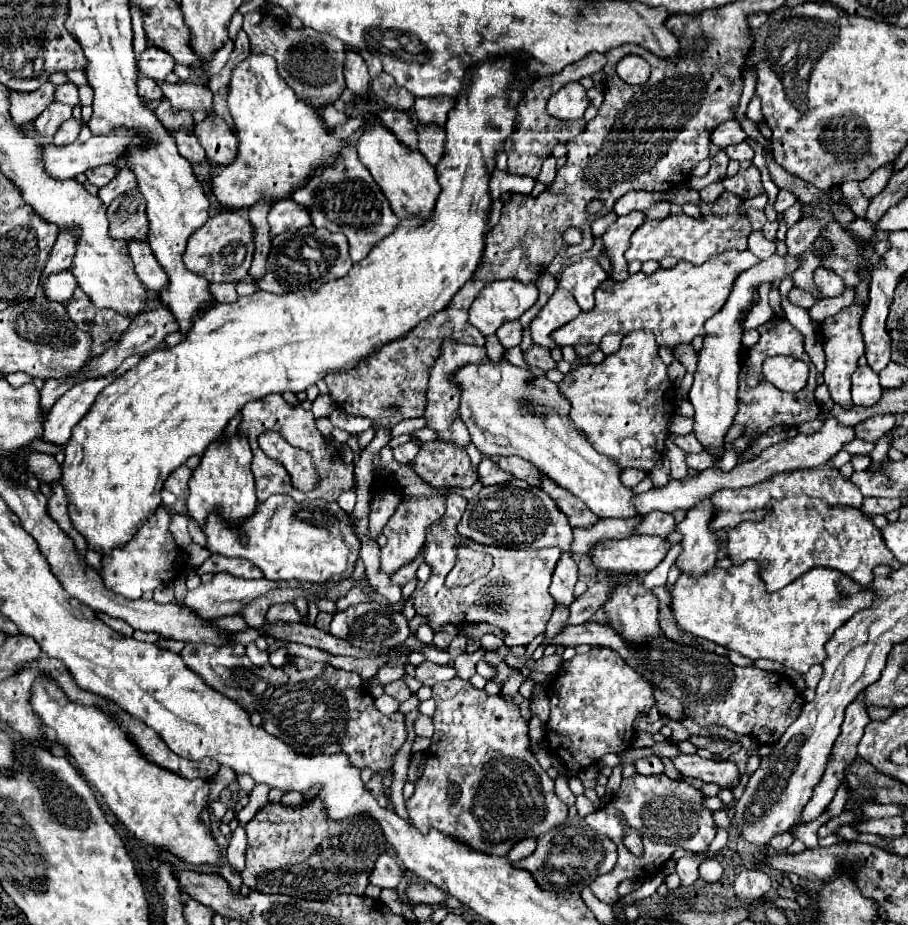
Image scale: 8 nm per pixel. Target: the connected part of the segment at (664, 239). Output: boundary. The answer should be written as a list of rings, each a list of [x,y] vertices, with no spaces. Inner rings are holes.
[[[722,192],[714,204],[702,202],[700,210],[706,220],[694,220],[686,214],[670,214],[664,220],[648,220],[630,238],[630,248],[626,250],[626,262],[632,260],[662,260],[666,256],[674,256],[678,260],[688,260],[692,264],[704,264],[706,260],[720,256],[728,250],[746,250],[746,242],[750,236],[750,222],[746,216],[738,214],[738,204],[742,200],[732,196],[730,192]]]

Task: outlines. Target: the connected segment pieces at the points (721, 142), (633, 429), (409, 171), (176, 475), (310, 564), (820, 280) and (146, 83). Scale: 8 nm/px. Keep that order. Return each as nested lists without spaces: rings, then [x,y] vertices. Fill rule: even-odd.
[[[728,120],[722,122],[720,126],[716,126],[716,130],[712,132],[712,142],[720,148],[726,148],[730,144],[740,144],[746,140],[744,130],[740,128],[740,124],[736,120]]]
[[[632,332],[630,336],[624,336],[622,346],[616,354],[606,356],[606,360],[598,366],[576,366],[558,386],[572,404],[570,418],[576,428],[586,434],[594,450],[612,458],[620,468],[640,468],[644,472],[650,472],[654,464],[664,458],[664,440],[668,438],[666,424],[672,414],[672,402],[668,400],[670,380],[666,376],[666,366],[658,356],[658,346],[652,332]]]
[[[364,114],[362,122],[362,136],[356,142],[358,158],[360,162],[370,170],[376,184],[384,192],[384,196],[390,200],[390,206],[398,218],[410,218],[410,216],[428,216],[432,212],[434,202],[440,194],[440,186],[436,182],[434,166],[426,160],[424,154],[418,150],[406,148],[390,128],[386,128],[380,118],[372,114]]]
[[[184,464],[184,466],[176,468],[168,476],[168,480],[164,482],[164,488],[170,490],[170,492],[174,492],[180,500],[186,500],[188,498],[188,480],[190,480],[190,476],[192,476],[192,470]]]
[[[272,494],[264,504],[258,504],[242,530],[248,536],[246,546],[240,544],[238,532],[230,530],[216,512],[208,516],[204,534],[208,536],[206,548],[212,554],[228,558],[246,558],[264,572],[268,580],[300,580],[300,582],[340,582],[350,578],[360,556],[360,540],[352,530],[352,520],[336,502],[294,502],[288,494]]]
[[[818,266],[814,270],[814,286],[818,288],[818,292],[822,294],[822,298],[828,298],[828,296],[840,296],[844,292],[844,282],[840,280],[840,276],[836,276],[836,272],[824,268],[824,266]]]
[[[140,78],[140,80],[138,80],[138,90],[140,90],[140,96],[142,96],[144,100],[148,100],[148,102],[162,98],[160,86],[158,86],[156,80],[152,80],[152,78]]]

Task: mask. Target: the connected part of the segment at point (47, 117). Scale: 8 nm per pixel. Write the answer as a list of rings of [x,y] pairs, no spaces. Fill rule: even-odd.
[[[52,102],[48,108],[32,122],[34,130],[40,136],[54,136],[60,128],[62,122],[66,122],[72,116],[72,106],[62,104],[62,102]]]

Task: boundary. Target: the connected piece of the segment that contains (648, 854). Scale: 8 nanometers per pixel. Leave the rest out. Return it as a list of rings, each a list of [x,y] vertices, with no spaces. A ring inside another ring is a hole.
[[[634,774],[630,778],[624,778],[616,796],[604,808],[598,808],[596,812],[584,818],[590,828],[594,828],[600,834],[606,834],[618,846],[618,862],[614,870],[604,876],[598,876],[590,884],[590,890],[594,892],[594,896],[606,904],[614,904],[618,900],[616,886],[622,880],[628,880],[628,878],[636,878],[642,882],[650,880],[662,870],[662,866],[672,858],[676,850],[706,852],[710,848],[710,842],[716,836],[716,824],[712,818],[712,810],[702,806],[702,798],[704,798],[702,792],[692,788],[688,782],[676,782],[664,774],[660,776]],[[622,820],[626,820],[630,828],[640,832],[642,844],[644,844],[642,856],[634,856],[624,846]]]

